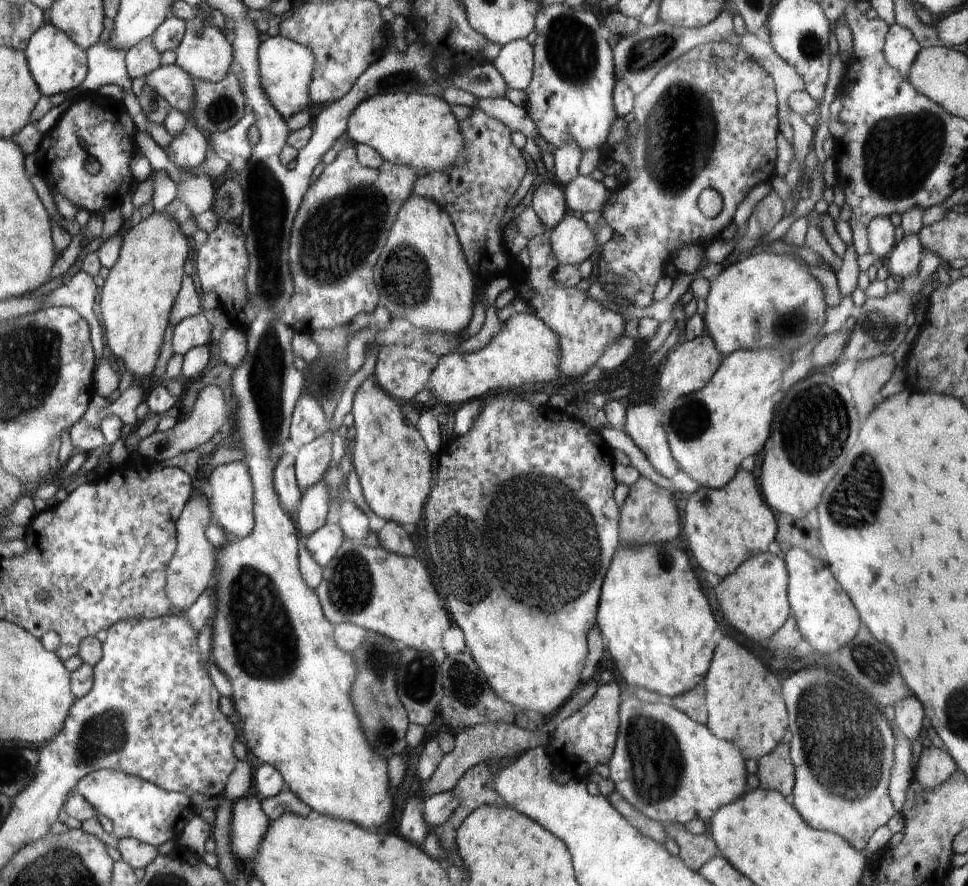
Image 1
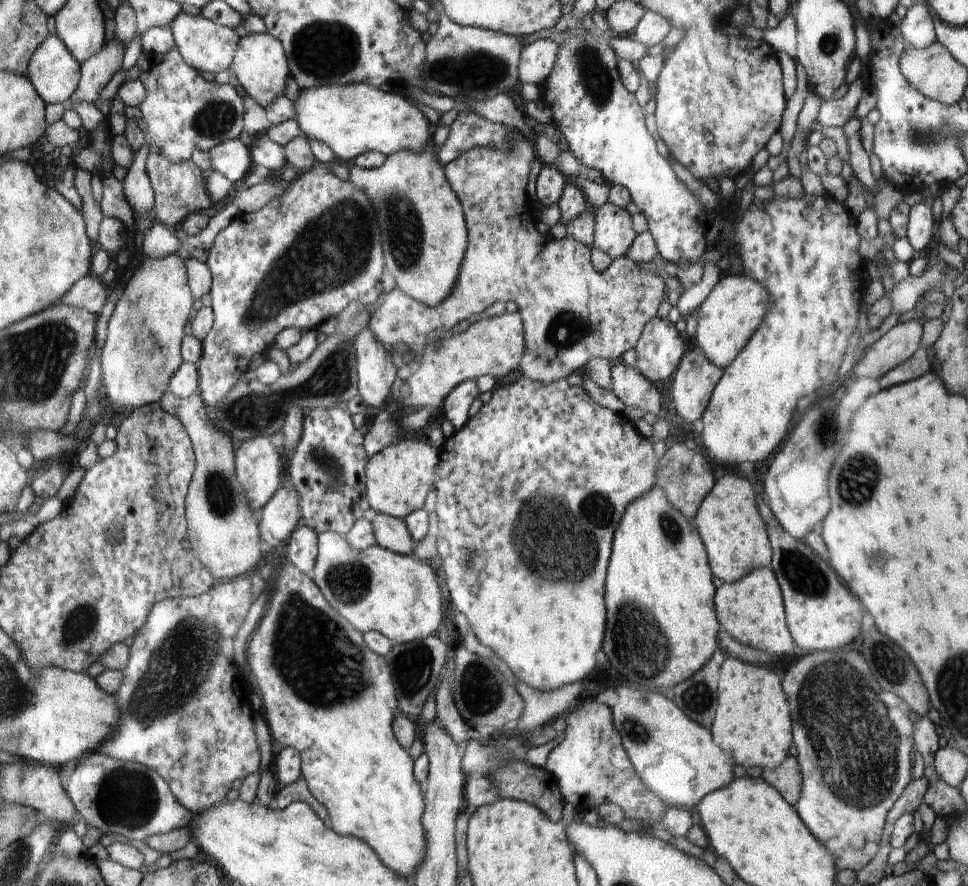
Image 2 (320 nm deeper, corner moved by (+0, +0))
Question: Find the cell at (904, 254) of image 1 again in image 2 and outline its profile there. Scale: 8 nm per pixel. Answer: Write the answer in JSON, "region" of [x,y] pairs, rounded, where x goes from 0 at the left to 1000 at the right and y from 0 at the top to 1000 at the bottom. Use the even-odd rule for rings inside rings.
{"region":[[[950,228],[938,238],[939,249],[935,264],[946,284],[955,282],[967,264],[967,249],[963,243],[963,230]]]}

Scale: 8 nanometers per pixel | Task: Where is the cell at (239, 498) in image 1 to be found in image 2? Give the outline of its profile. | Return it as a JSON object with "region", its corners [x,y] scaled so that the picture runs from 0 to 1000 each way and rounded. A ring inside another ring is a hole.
{"region":[[[268,492],[245,503],[243,532],[247,545],[253,551],[259,574],[268,576],[287,555],[291,544],[291,512],[281,503],[277,492]]]}

